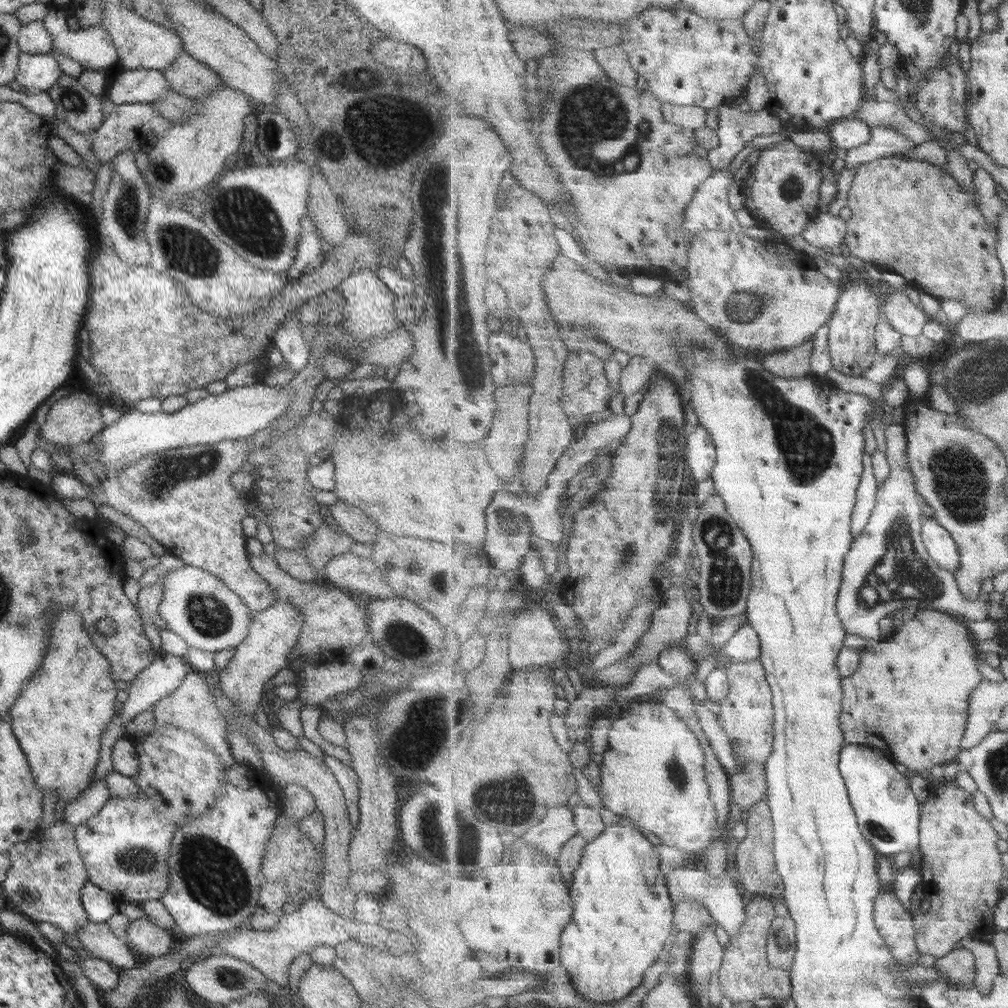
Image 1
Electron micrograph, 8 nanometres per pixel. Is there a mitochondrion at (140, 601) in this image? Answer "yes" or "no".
no

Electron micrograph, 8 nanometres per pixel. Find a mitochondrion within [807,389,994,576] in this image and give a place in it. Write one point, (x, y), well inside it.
(960, 479)

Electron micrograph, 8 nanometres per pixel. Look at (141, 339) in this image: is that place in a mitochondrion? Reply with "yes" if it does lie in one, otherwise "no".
no

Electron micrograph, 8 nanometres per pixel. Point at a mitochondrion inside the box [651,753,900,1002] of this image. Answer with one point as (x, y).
(676, 771)

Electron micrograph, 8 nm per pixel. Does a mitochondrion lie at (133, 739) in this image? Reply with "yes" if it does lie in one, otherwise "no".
no

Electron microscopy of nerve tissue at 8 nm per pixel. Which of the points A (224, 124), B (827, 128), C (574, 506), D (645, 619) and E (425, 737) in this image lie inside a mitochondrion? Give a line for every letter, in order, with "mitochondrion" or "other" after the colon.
A: other
B: other
C: other
D: other
E: mitochondrion

